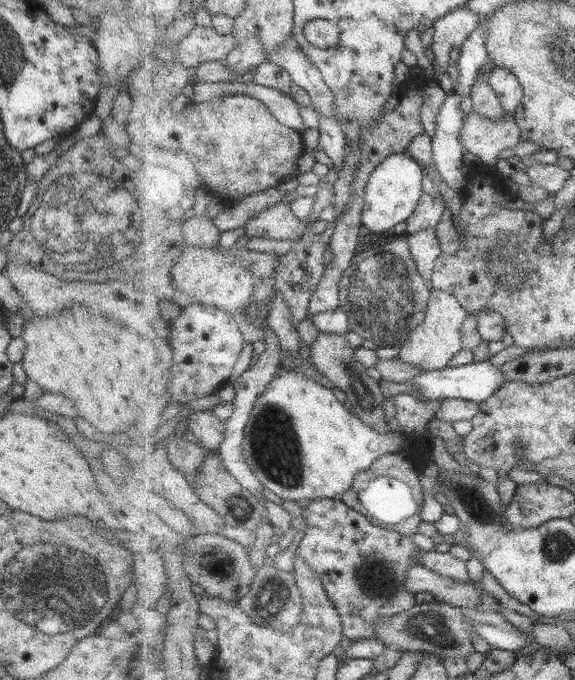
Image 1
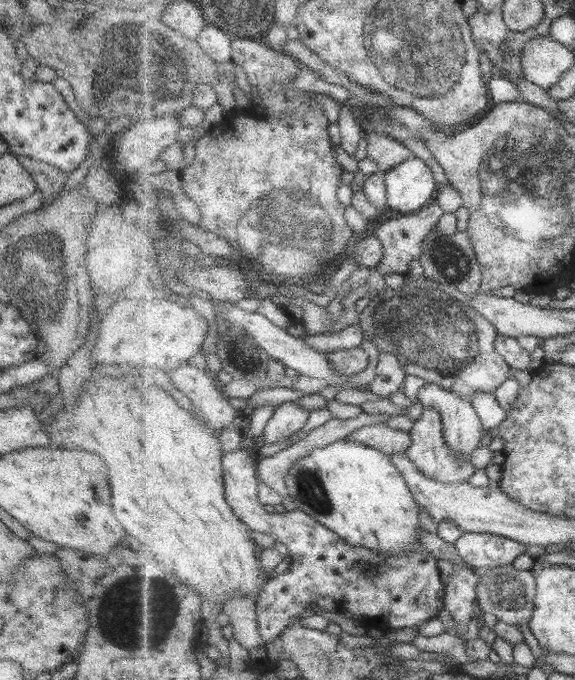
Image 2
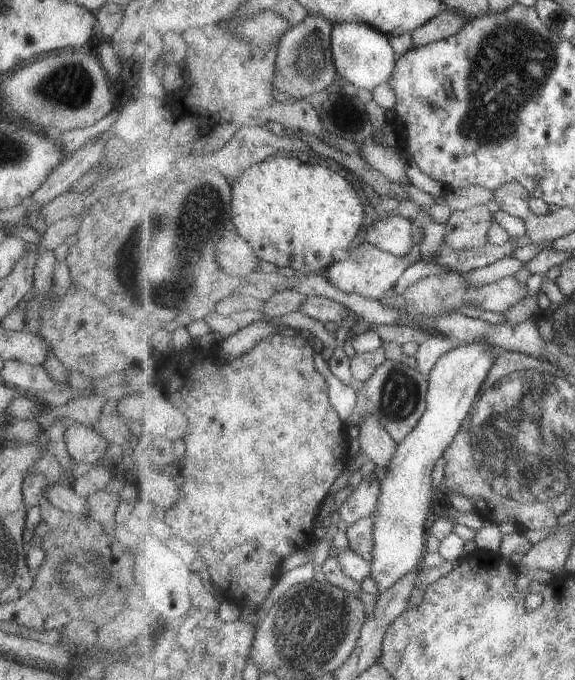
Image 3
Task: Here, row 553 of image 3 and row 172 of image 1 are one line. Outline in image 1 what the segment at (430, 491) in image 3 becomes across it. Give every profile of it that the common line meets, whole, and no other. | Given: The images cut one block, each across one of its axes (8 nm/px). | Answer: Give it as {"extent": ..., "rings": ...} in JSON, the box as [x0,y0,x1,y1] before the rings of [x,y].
{"extent":[363,152,426,232],"rings":[[[408,152],[388,156],[371,174],[365,188],[365,208],[363,208],[363,226],[371,232],[393,230],[397,224],[406,222],[417,210],[423,190],[421,180],[426,169]]]}

